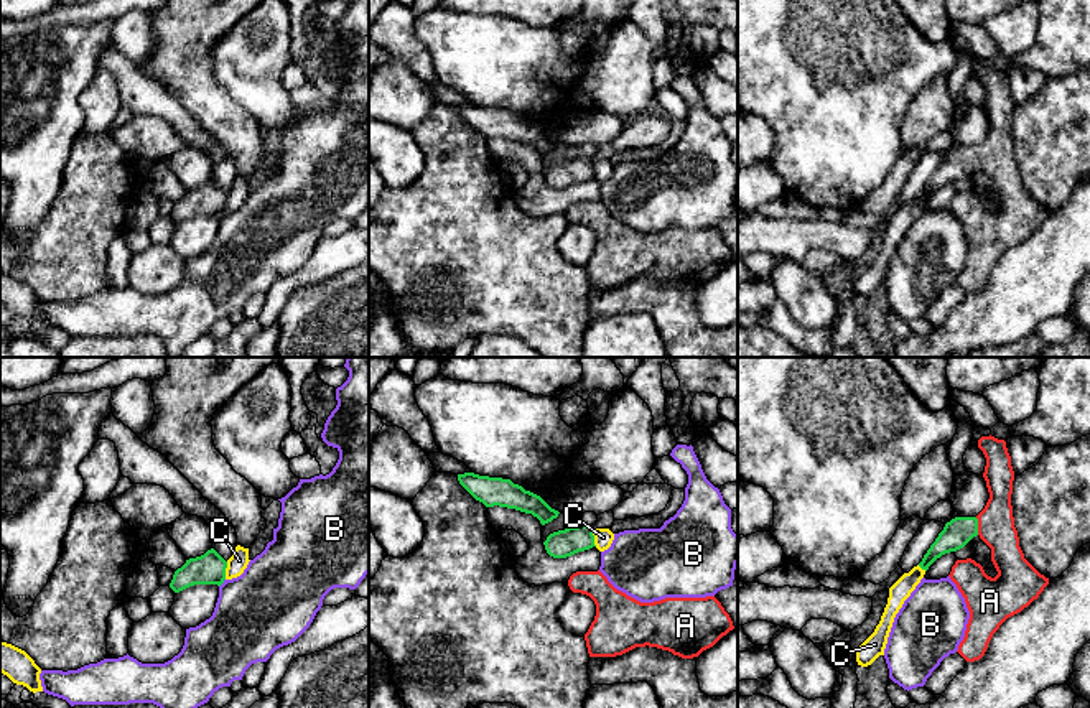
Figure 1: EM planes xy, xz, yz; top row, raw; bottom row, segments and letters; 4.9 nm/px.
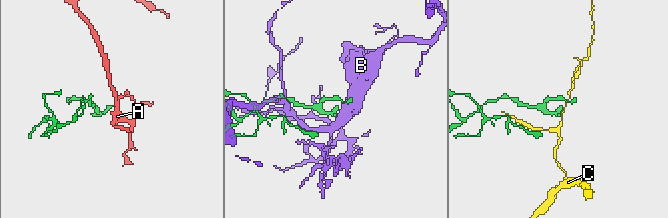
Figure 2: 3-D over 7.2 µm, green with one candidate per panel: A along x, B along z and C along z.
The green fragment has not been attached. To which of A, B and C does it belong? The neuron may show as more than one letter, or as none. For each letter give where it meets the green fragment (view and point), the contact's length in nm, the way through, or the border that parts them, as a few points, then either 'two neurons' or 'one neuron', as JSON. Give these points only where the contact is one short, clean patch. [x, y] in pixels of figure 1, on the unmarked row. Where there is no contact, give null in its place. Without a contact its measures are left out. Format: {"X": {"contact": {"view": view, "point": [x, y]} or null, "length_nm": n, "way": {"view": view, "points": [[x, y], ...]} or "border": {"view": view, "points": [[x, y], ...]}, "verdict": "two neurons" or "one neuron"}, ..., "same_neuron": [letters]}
{"A": {"contact": {"view": "yz", "point": [977, 157]}, "length_nm": 90, "way": {"view": "yz", "points": [[957, 163], [977, 157], [993, 157], [996, 160]]}, "verdict": "one neuron"}, "B": {"contact": {"view": "xy", "point": [223, 213]}, "length_nm": 50, "border": {"view": "xy", "points": [[224, 209], [219, 218]]}, "verdict": "two neurons"}, "C": {"contact": {"view": "xy", "point": [224, 201]}, "length_nm": 90, "border": {"view": "xy", "points": [[228, 193], [224, 209]]}, "verdict": "two neurons"}, "same_neuron": ["A"]}

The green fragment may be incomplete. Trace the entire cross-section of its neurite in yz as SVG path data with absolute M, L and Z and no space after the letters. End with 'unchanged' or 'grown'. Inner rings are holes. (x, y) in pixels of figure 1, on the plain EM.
M981 68L978 79L986 89L983 109L990 130L985 140L976 148L947 153L919 194L927 203L937 189L963 179L976 166L991 179L998 203L995 209L971 189L957 191L948 206L970 242L965 268L957 282L967 293L980 291L999 257L1027 239L1049 216L1049 209L1024 189L1019 178L1011 137L1014 102L1006 72Z | grown

